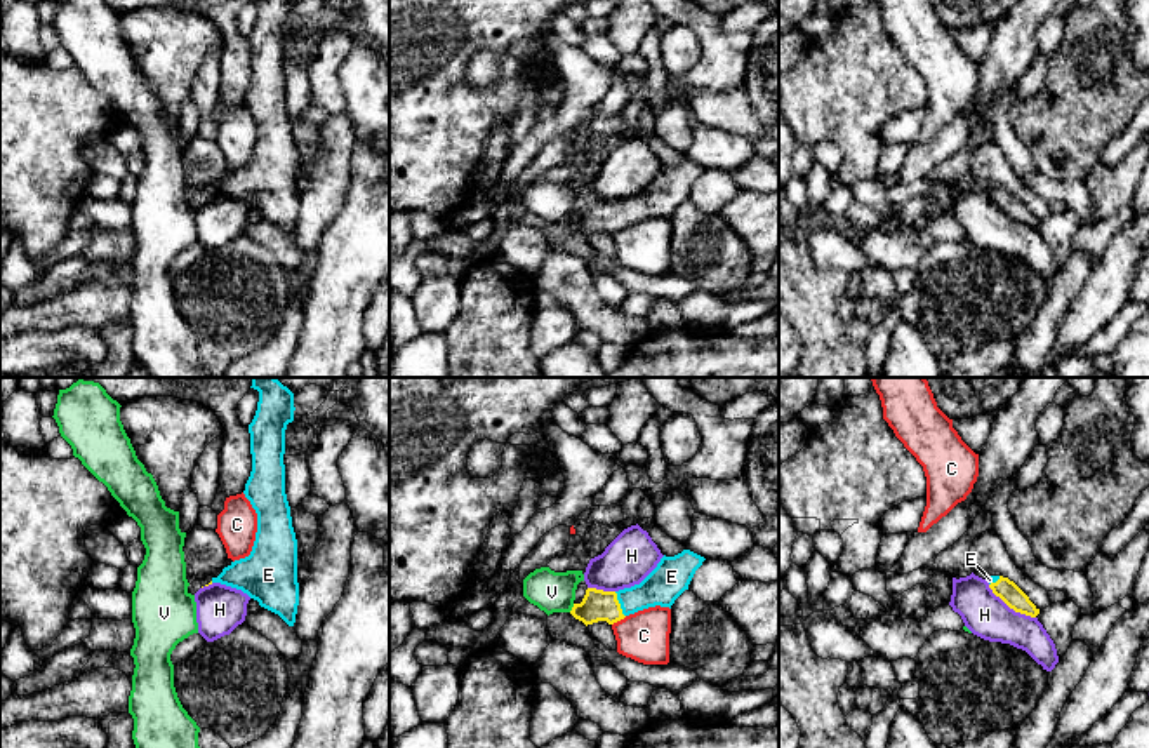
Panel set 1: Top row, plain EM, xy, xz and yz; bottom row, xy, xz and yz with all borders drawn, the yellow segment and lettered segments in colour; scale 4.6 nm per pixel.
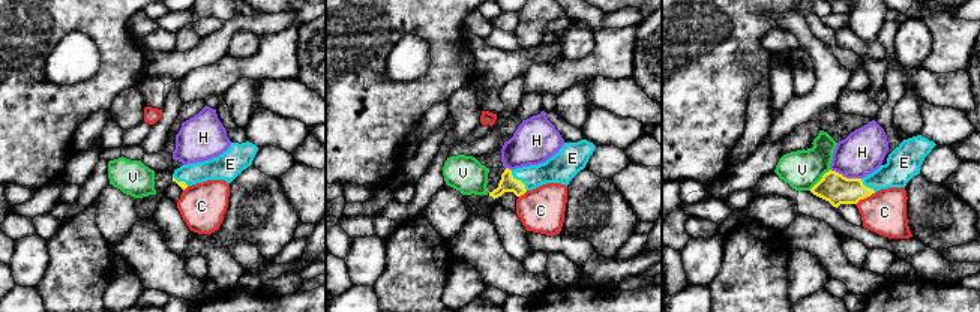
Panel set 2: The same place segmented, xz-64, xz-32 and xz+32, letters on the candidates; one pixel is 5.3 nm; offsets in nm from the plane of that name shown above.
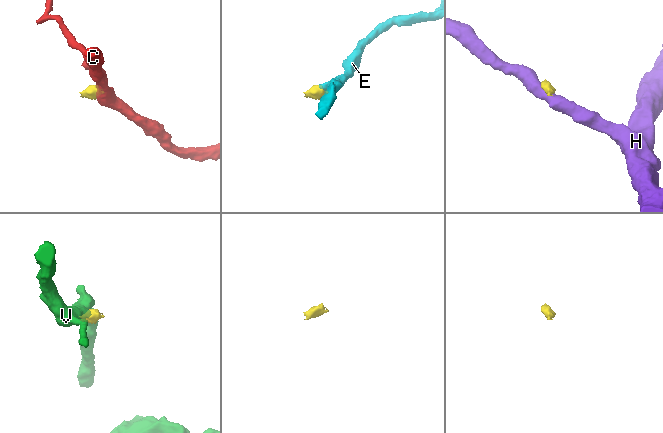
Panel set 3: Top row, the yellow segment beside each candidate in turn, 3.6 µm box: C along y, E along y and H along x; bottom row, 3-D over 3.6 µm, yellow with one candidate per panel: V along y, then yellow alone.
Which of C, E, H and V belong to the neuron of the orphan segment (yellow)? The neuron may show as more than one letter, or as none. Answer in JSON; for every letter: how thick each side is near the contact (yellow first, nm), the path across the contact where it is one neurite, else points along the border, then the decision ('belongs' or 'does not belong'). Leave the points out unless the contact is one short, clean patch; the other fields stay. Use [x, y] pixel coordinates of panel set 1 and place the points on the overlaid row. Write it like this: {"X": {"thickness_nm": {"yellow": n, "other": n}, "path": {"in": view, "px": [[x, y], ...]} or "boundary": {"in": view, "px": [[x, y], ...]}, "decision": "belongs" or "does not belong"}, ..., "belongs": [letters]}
{"C": {"thickness_nm": {"yellow": 140, "other": 220}, "boundary": {"in": "xz", "px": [[626, 616], [612, 625]]}, "decision": "does not belong"}, "E": {"thickness_nm": {"yellow": 140, "other": 170}, "path": {"in": "xz", "px": [[597, 606], [619, 604], [645, 595], [666, 581]]}, "decision": "belongs"}, "H": {"thickness_nm": {"yellow": 100, "other": 200}, "boundary": {"in": "yz", "px": [[988, 585], [1010, 607], [1035, 618]]}, "decision": "does not belong"}, "V": {"thickness_nm": {"yellow": 140, "other": 190}, "boundary": {"in": "xz", "px": [[574, 604], [569, 611]]}, "decision": "does not belong"}, "belongs": ["E"]}

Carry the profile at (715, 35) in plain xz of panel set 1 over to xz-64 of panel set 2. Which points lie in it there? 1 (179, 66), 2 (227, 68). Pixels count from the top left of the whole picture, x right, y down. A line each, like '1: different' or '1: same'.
1: different
2: same

